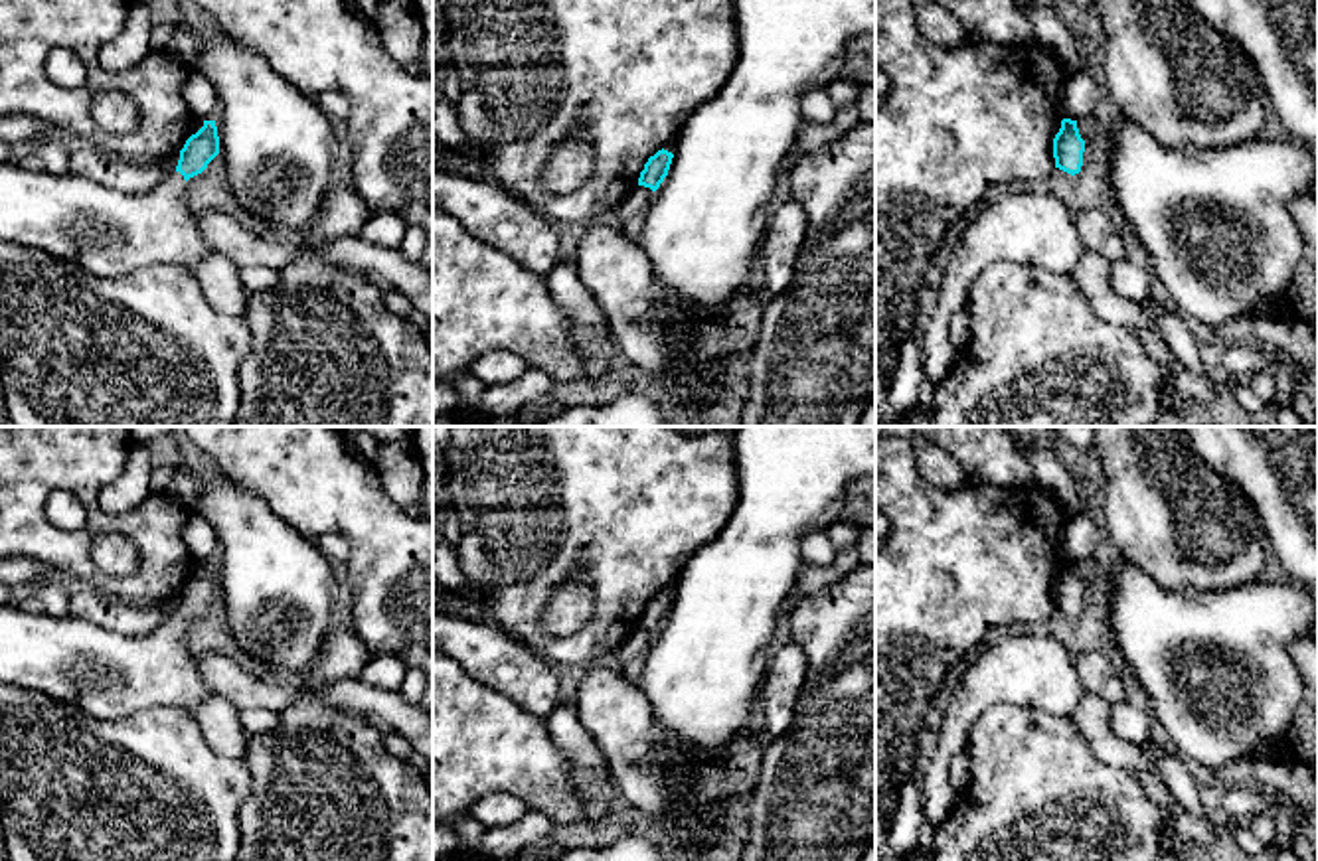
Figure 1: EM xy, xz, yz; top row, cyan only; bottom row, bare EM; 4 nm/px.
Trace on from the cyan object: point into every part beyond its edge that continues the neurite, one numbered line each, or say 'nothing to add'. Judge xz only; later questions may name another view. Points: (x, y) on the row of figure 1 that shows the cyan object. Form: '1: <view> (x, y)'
nothing to add

